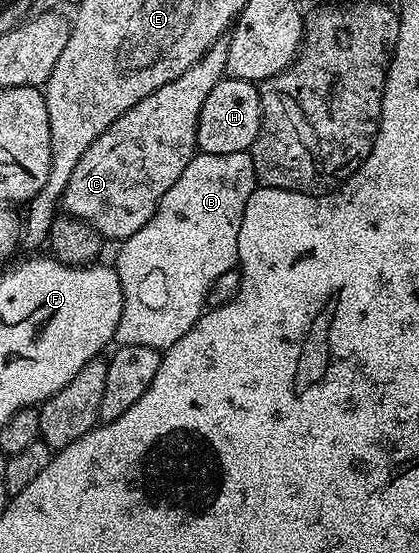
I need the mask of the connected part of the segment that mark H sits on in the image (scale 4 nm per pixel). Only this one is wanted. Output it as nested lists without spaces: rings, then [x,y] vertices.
[[[227,75],[220,83],[216,83],[216,87],[212,87],[208,99],[204,99],[204,107],[200,107],[200,119],[196,127],[198,149],[212,155],[245,153],[253,150],[261,129],[262,96],[258,93],[258,85]]]

